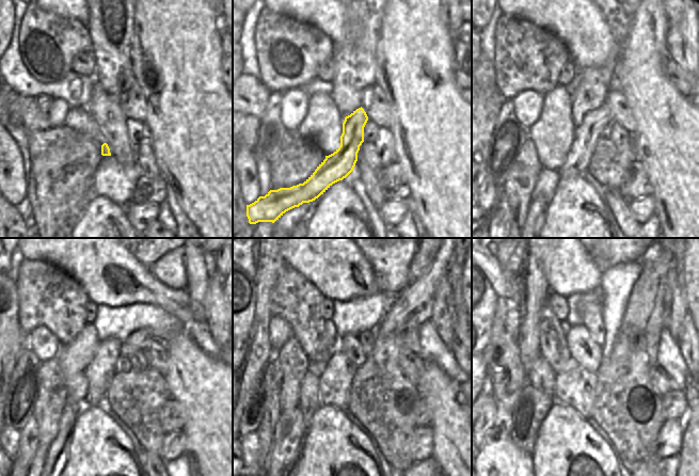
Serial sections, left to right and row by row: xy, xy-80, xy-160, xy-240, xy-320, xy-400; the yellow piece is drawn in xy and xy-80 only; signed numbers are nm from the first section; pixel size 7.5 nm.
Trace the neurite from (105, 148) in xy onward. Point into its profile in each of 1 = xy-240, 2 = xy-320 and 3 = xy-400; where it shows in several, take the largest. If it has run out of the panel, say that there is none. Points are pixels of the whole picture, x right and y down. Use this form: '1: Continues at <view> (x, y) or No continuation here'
1: Continues at xy-240 (136, 342)
2: Continues at xy-320 (412, 307)
3: Continues at xy-400 (672, 274).

